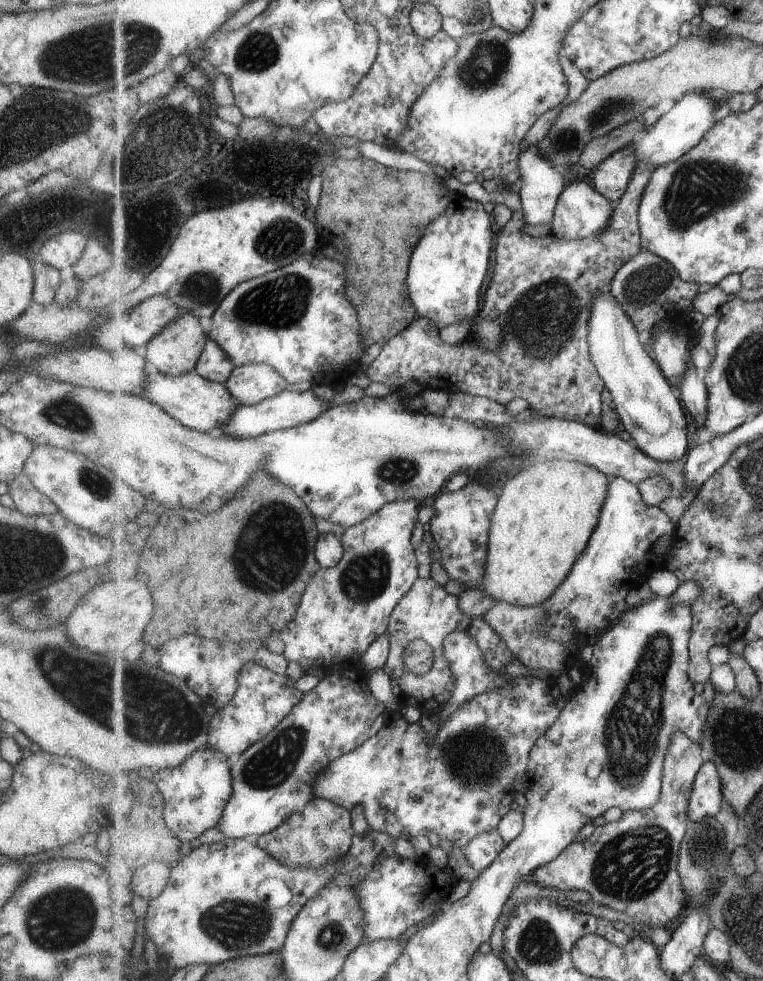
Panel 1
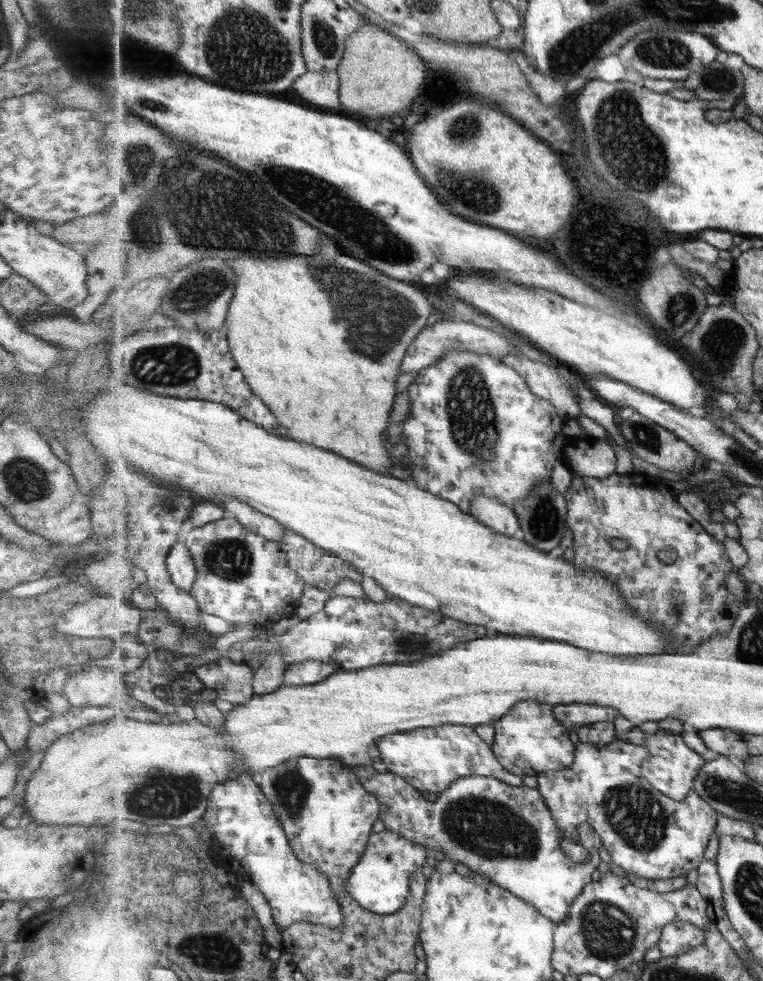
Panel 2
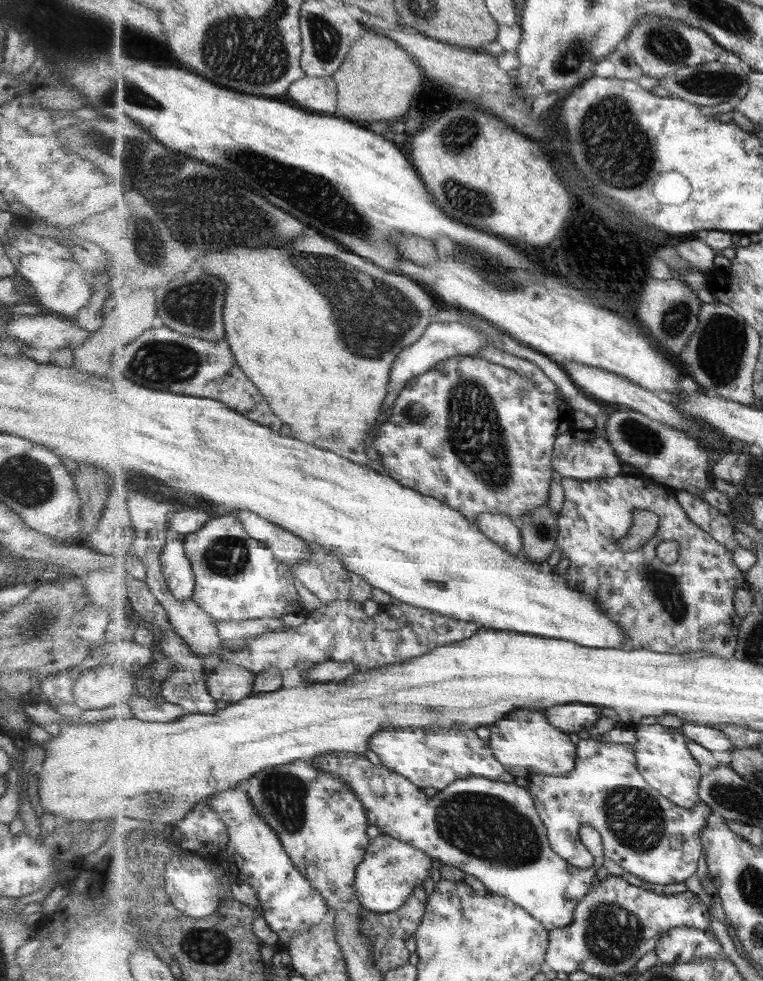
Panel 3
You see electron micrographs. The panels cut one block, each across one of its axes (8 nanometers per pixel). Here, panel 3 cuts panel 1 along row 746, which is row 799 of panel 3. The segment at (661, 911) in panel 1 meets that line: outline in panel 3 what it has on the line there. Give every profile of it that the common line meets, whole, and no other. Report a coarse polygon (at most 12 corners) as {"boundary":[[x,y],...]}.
{"boundary":[[629,724],[638,768],[676,806],[702,802],[681,729]]}

